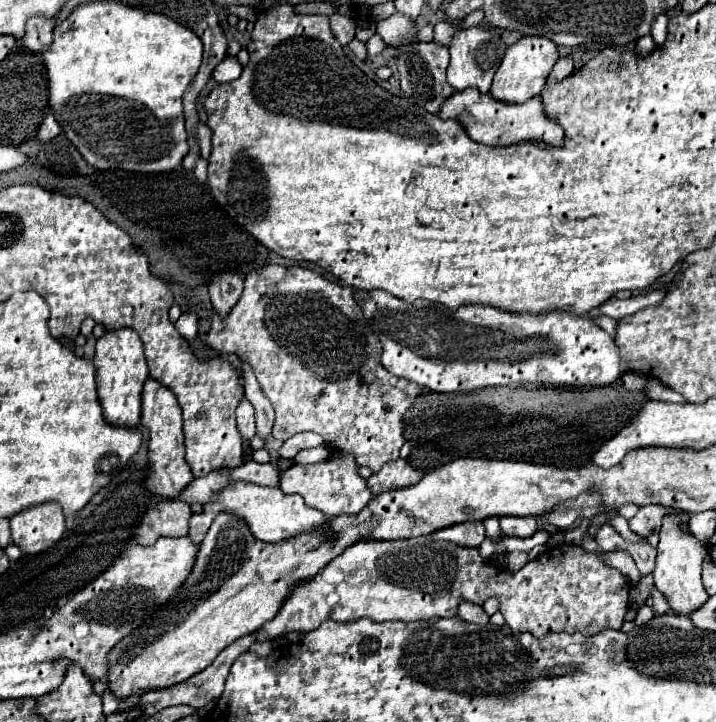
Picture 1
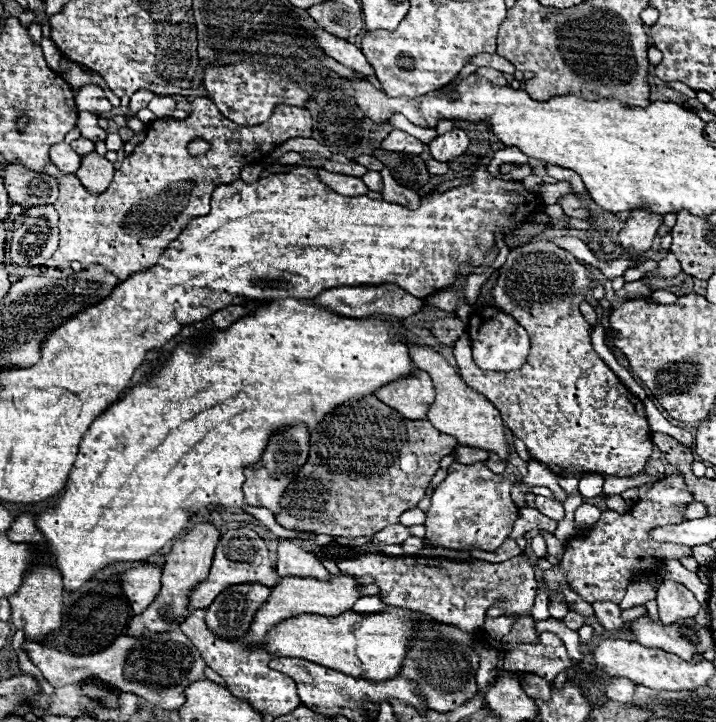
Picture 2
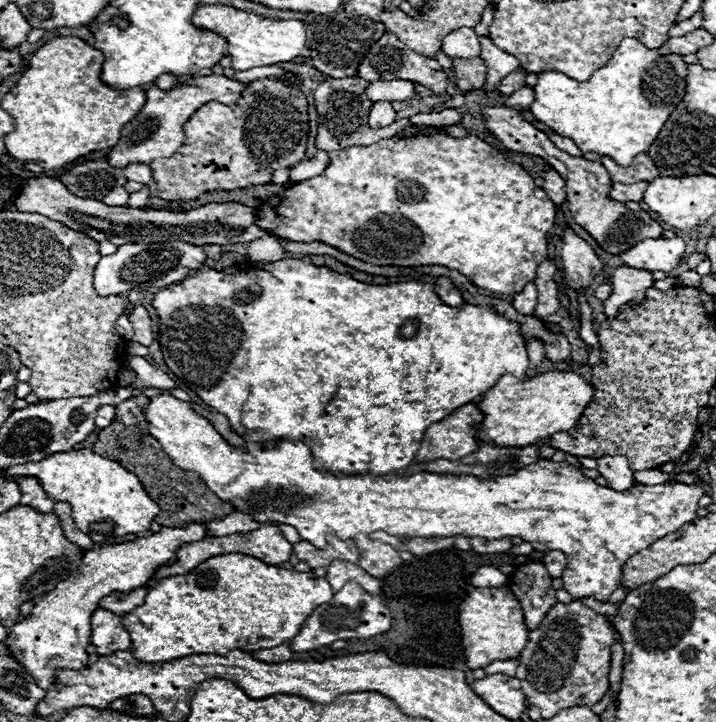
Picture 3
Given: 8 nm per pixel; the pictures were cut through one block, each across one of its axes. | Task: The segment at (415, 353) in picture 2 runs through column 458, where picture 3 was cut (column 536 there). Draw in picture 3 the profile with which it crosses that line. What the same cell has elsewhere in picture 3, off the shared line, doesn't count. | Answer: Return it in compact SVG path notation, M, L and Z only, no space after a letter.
M572 370L536 374L530 380L516 380L512 374L504 374L500 382L478 400L478 408L484 414L484 420L478 424L476 438L480 444L494 442L506 448L538 444L542 438L570 430L582 416L582 410L588 406L592 396L592 384L588 384Z

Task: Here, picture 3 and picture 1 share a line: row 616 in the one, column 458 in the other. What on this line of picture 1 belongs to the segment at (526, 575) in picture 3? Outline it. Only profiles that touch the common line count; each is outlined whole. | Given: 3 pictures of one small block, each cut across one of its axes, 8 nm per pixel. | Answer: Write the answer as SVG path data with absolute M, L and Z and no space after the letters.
M462 522L462 524L454 524L432 534L434 540L448 540L448 542L454 542L460 546L472 546L472 548L480 546L484 536L486 532L484 532L482 522Z

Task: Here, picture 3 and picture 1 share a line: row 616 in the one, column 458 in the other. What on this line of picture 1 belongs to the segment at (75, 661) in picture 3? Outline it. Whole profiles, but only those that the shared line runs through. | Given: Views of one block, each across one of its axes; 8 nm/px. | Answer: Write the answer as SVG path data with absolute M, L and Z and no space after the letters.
M474 26L474 28L458 28L450 42L450 66L448 66L448 84L454 90L466 90L470 86L478 88L482 94L490 90L492 78L504 58L506 44L500 40L502 38L502 28L484 28L484 26Z

